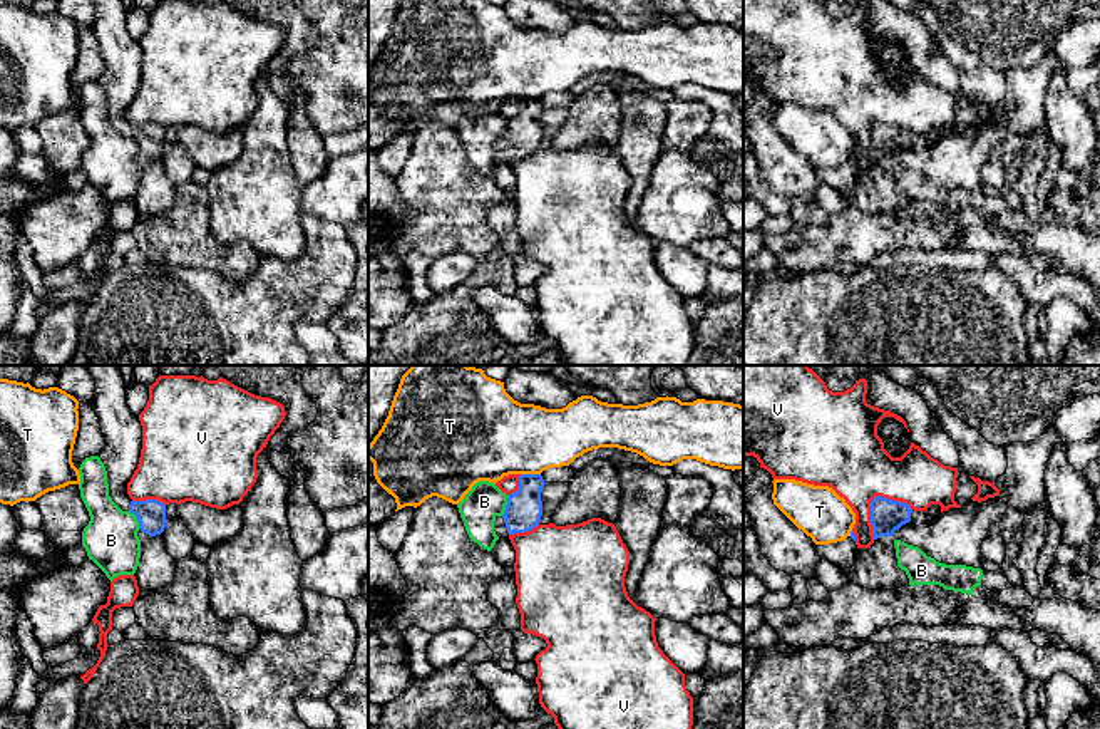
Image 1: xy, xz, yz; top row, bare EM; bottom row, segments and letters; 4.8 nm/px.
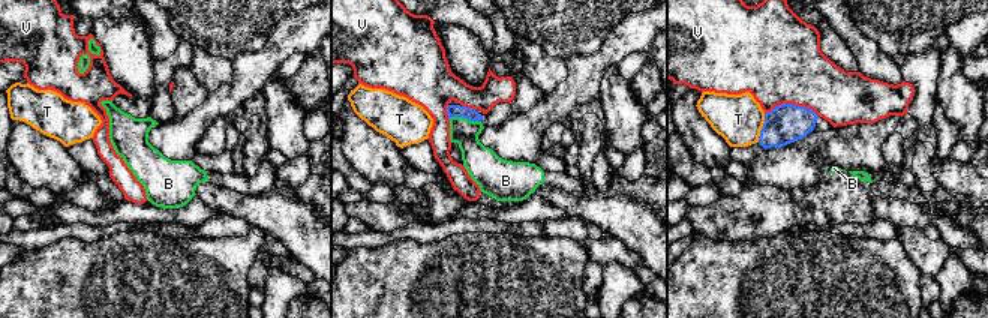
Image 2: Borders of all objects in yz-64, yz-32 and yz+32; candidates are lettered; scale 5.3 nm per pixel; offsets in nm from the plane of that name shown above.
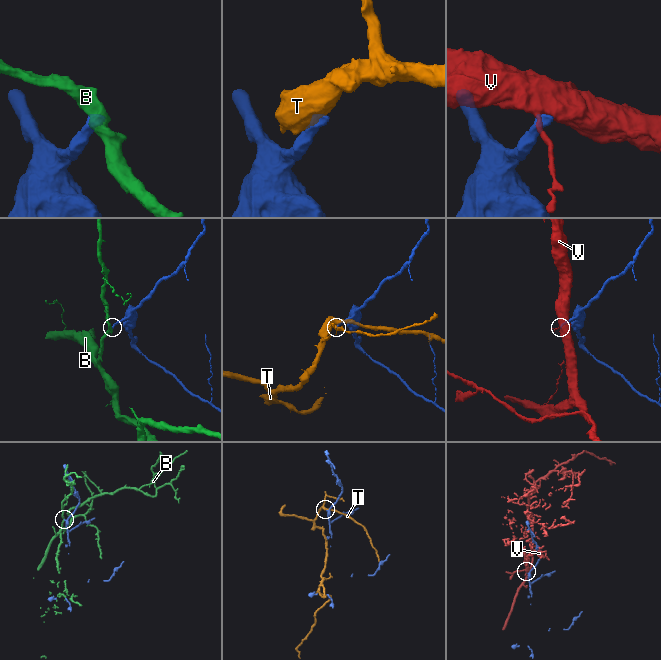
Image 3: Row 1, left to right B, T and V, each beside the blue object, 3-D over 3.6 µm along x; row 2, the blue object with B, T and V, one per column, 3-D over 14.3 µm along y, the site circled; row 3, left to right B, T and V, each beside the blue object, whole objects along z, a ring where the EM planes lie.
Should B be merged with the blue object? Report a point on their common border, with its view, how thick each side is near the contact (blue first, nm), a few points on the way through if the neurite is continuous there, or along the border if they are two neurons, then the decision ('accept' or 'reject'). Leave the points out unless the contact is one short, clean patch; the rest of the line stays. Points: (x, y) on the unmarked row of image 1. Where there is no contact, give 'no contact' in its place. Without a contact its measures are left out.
meets blue in xy at (138, 144); 140 nm thick on the blue side, 260 nm on the other; border along xy (129, 134), (139, 153); reject

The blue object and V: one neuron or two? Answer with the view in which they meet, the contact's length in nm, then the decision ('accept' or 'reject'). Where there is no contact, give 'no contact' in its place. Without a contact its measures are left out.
meets blue in yz; contact 240 nm long; reject

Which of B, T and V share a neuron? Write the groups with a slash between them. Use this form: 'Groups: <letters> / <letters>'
Groups: B / T / V

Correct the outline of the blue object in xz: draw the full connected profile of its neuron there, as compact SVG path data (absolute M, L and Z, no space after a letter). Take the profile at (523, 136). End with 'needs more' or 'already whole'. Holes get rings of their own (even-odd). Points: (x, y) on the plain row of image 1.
M521 99L519 112L507 121L506 136L496 141L494 156L499 163L514 158L526 158L536 153L542 141L541 116L544 112L541 99Z; needs more

